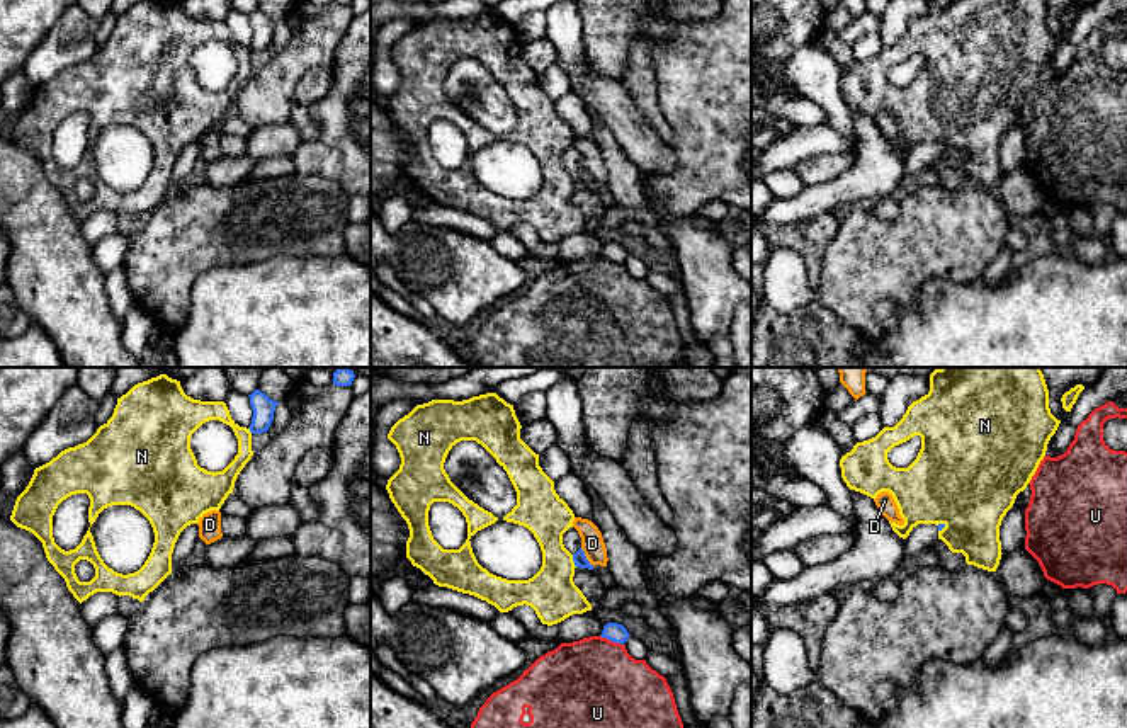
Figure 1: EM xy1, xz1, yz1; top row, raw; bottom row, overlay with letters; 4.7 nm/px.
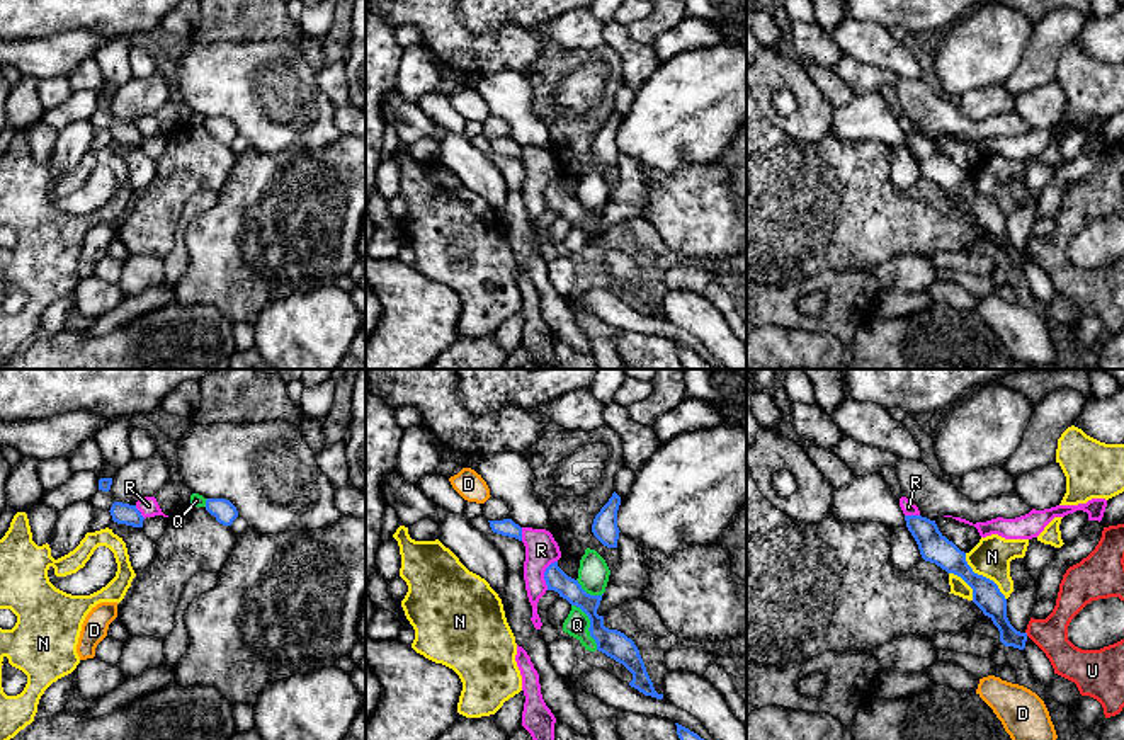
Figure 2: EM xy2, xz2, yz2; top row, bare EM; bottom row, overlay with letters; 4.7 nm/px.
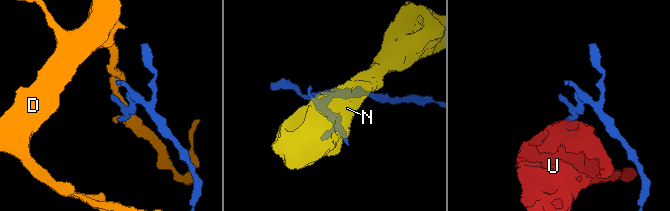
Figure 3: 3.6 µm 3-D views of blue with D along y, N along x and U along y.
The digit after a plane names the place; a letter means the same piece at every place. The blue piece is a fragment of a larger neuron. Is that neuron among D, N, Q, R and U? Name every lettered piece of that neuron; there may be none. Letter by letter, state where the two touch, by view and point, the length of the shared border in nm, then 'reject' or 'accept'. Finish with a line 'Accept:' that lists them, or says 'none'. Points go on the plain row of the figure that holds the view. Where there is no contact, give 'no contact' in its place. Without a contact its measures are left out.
D: xz1 (585, 176) | 110 nm | reject
N: yz2 (982, 194) | 300 nm | reject
Q: xz2 (590, 244) | 240 nm | reject
R: xz2 (544, 193) | 150 nm | reject
U: xz1 (612, 259) | 120 nm | reject
Accept: none

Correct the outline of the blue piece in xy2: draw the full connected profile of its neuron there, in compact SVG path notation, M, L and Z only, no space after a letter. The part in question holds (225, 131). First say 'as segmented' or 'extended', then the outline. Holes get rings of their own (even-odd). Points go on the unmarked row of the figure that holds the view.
as segmented; M207 117L206 129L223 145L231 145L238 136L236 126L226 117Z

